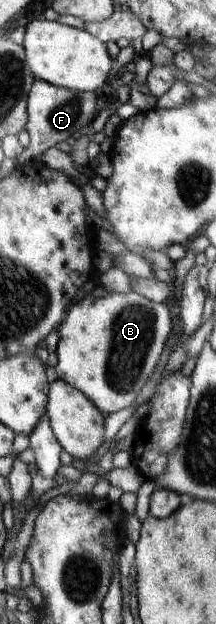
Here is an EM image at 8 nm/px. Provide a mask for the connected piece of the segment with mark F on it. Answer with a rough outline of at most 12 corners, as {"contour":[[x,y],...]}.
{"contour":[[36,80],[30,144],[18,165],[71,142],[97,117],[98,94]]}

